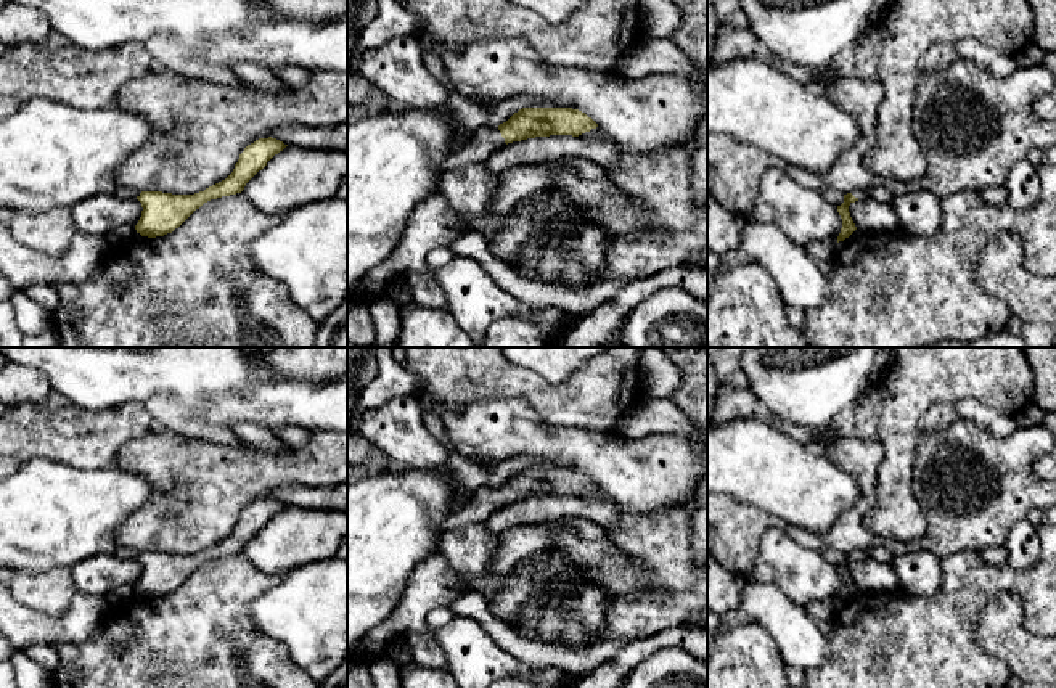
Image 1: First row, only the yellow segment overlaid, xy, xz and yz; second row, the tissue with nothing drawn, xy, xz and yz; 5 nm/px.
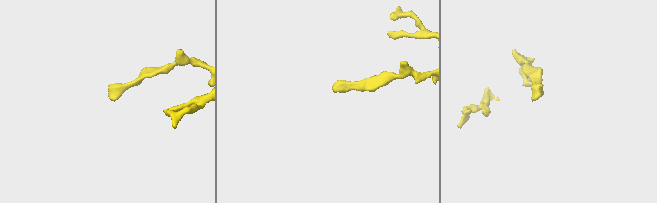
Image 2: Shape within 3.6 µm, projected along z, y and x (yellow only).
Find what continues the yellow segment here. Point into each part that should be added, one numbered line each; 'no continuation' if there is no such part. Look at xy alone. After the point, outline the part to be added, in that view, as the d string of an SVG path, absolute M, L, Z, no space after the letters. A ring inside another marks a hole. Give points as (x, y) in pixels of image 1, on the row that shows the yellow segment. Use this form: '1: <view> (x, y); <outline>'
1: xy (121, 192); M116 183L116 196L130 199L140 196L141 191L133 191Z

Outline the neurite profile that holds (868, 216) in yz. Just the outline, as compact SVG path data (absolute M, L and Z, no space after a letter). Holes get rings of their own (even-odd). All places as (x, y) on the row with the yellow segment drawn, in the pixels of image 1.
M866 198L850 203L849 212L857 230L863 233L890 233L898 228L898 215L894 206L887 203Z

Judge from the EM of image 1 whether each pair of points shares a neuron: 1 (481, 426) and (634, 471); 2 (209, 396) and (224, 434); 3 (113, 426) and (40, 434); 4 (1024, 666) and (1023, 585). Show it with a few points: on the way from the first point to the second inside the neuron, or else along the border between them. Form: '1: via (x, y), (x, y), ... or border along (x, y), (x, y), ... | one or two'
1: via (519, 431), (568, 449), (595, 454) | one
2: border along (185, 410), (225, 426) | two
3: via (95, 428), (58, 431) | one
4: border along (1023, 602), (1013, 593), (1000, 592), (984, 606) | two

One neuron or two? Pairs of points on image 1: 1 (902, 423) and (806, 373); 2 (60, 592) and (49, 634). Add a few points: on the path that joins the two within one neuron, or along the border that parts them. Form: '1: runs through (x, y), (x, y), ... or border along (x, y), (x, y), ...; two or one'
1: border along (860, 397), (828, 423); two
2: border along (76, 590), (58, 616), (20, 600); two

